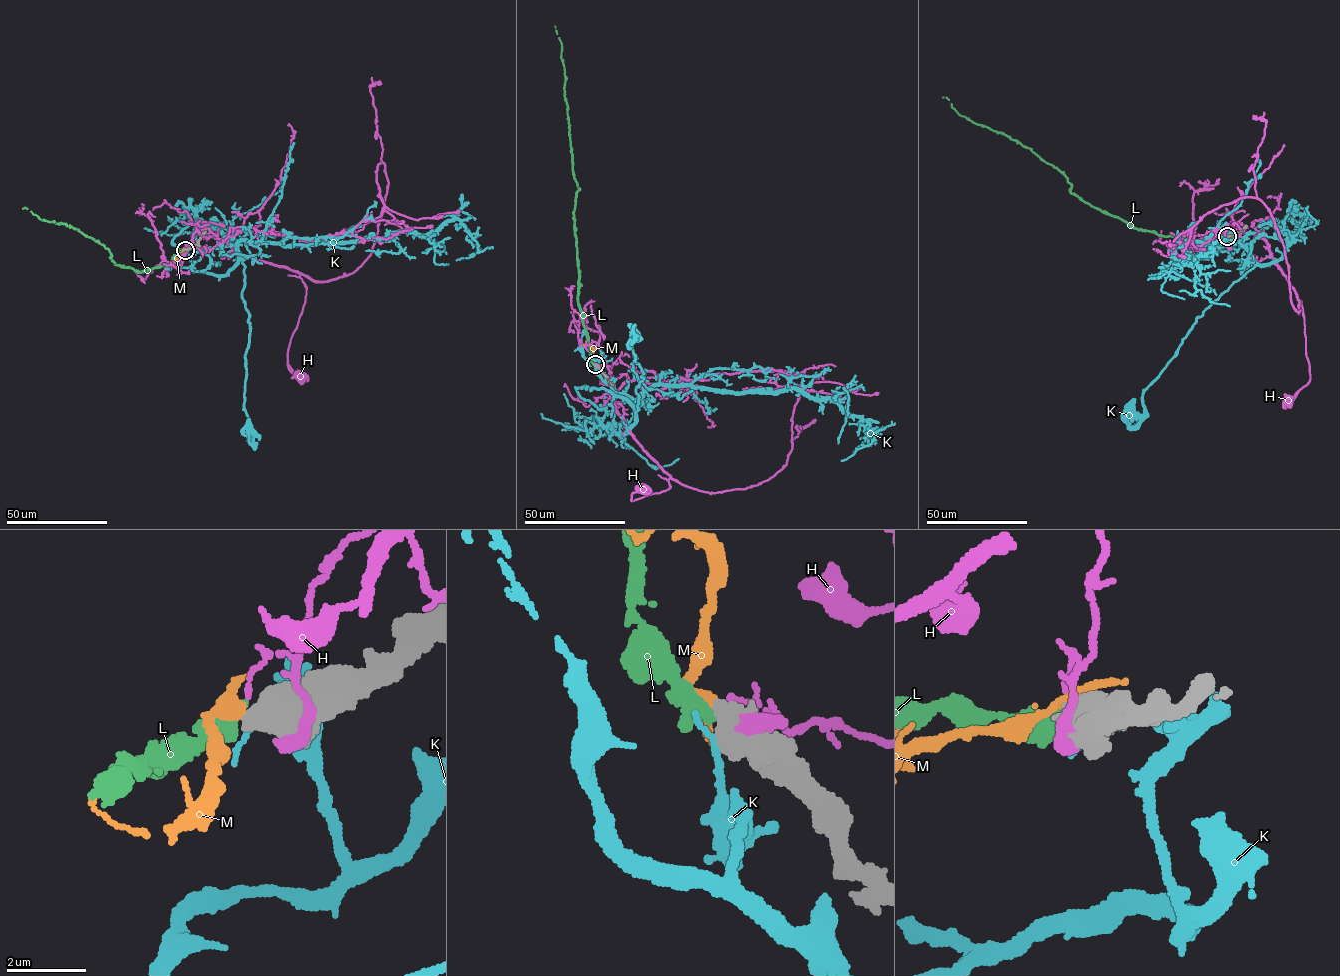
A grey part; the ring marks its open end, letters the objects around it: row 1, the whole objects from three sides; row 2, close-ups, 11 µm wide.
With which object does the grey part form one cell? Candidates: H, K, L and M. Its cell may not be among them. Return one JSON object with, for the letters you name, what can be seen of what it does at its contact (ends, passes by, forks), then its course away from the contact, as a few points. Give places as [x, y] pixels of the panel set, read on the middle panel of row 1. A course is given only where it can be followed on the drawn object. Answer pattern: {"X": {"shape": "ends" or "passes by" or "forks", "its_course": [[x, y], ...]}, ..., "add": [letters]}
{"add": []}

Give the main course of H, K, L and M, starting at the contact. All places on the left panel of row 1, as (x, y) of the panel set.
H: (186, 250), (199, 232), (239, 254), (300, 274), (305, 302), (287, 362), (301, 377)
K: (184, 250), (191, 257), (240, 241), (382, 240), (458, 220), (479, 250), (456, 260)
L: (184, 249), (169, 264), (137, 273), (115, 265), (109, 250), (76, 229), (41, 220), (22, 209)
M: (184, 249), (177, 259), (167, 266)

